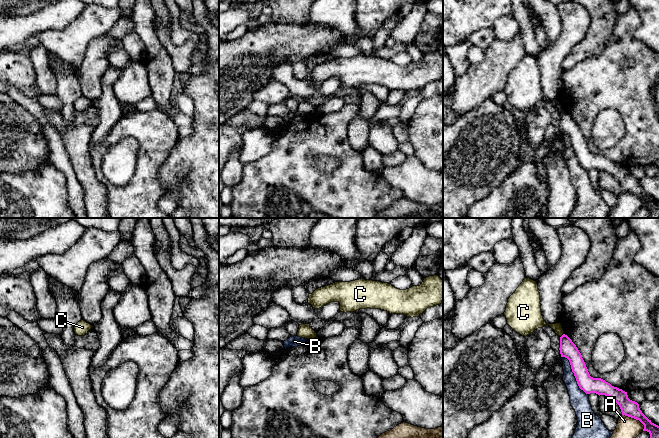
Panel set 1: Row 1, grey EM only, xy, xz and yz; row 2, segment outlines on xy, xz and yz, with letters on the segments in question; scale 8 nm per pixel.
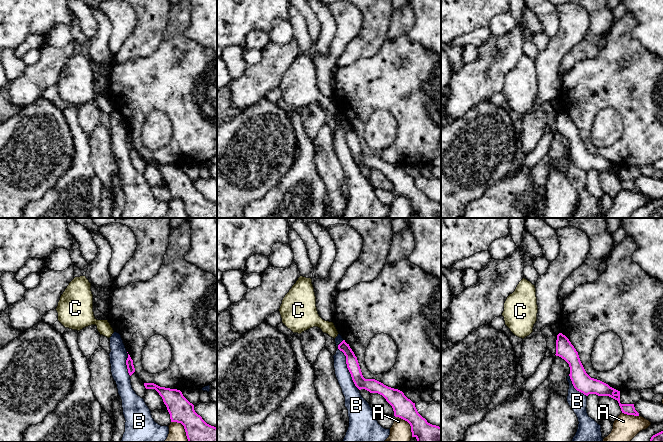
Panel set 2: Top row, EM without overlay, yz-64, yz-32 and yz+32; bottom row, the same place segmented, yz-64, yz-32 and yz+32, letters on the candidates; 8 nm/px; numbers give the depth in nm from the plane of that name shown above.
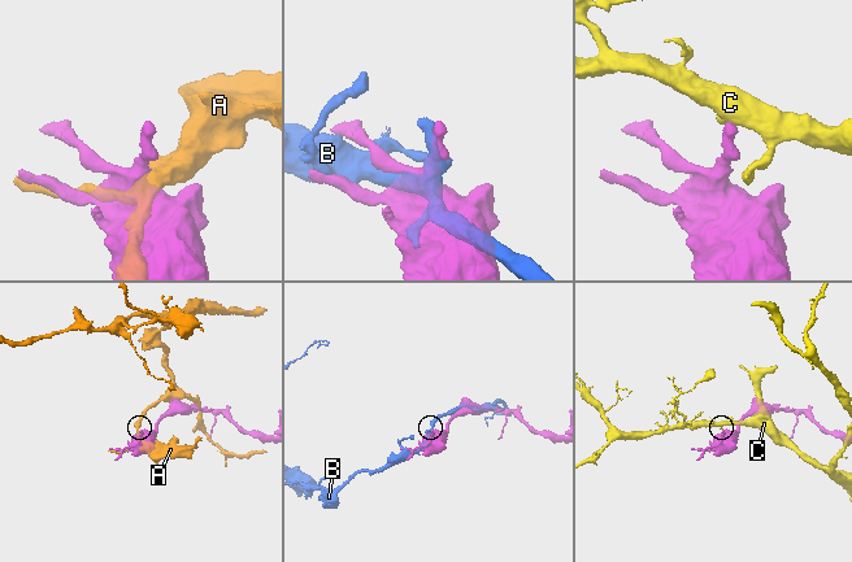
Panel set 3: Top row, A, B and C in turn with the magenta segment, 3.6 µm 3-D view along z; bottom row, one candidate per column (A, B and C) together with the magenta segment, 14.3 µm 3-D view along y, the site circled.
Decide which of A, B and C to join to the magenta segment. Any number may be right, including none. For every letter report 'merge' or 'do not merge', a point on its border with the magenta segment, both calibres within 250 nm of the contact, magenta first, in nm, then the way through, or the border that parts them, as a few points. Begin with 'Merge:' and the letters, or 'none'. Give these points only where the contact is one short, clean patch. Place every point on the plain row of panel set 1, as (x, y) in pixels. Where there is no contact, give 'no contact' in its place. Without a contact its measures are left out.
Merge: none
A: do not merge; meets magenta in yz at (635, 194); 130 nm thick on the magenta side, 190 nm on the other
B: do not merge; meets magenta in yz at (574, 150); 140 nm thick on the magenta side, 150 nm on the other
C: do not merge; meets magenta in yz at (562, 111); 140 nm thick on the magenta side, 130 nm on the other; border along yz (563, 109), (560, 113)

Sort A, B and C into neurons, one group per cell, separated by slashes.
A / B / C

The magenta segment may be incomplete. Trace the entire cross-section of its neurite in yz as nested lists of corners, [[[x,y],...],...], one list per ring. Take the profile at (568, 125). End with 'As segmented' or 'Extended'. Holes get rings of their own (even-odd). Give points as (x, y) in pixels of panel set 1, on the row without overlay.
[[[565,110],[560,113],[560,130],[561,133],[565,133],[569,136],[572,148],[576,154],[577,160],[581,166],[583,166],[586,170],[596,169],[599,172],[605,171],[614,176],[620,183],[622,191],[634,194],[639,196],[643,201],[643,207],[647,207],[650,210],[649,218],[659,218],[659,202],[652,199],[640,186],[639,180],[635,177],[632,177],[628,174],[627,168],[619,165],[617,163],[612,162],[610,159],[606,158],[601,154],[593,154],[590,152],[586,140],[582,134],[581,129],[579,128],[576,121],[572,118],[572,116]]]. As segmented

